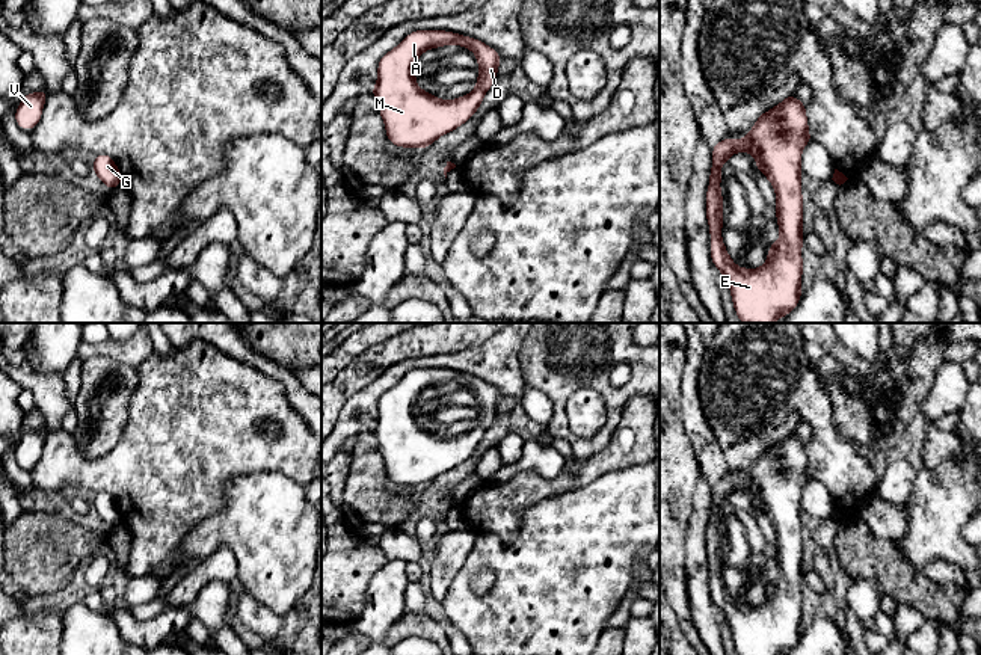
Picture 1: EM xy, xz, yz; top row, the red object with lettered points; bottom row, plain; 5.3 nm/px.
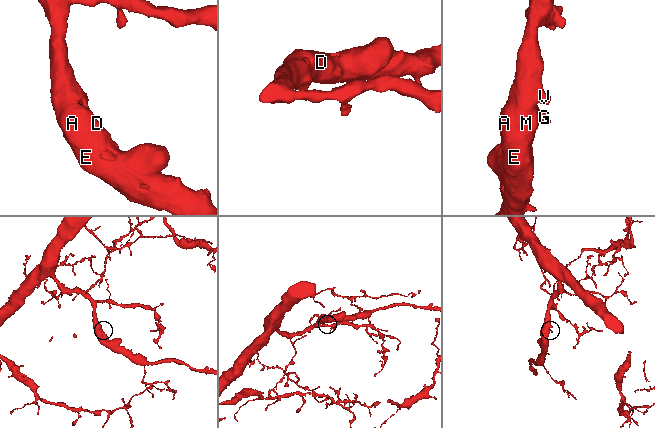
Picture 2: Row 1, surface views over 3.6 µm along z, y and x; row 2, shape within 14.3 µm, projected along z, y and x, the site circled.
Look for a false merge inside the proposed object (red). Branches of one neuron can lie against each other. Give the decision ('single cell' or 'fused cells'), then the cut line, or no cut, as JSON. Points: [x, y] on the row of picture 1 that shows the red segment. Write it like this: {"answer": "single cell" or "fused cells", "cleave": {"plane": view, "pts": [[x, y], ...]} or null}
{"answer": "single cell", "cleave": null}

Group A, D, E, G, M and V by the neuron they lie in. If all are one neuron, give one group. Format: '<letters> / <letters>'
A D E G M V

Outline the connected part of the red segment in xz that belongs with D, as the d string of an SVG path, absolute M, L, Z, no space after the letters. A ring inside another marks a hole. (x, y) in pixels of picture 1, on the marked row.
M445 30L411 32L380 57L377 81L371 89L388 142L401 148L424 149L469 121L492 88L500 62L498 51L475 38ZM448 44L471 50L478 60L475 89L451 101L420 89L414 74L415 63L426 50Z

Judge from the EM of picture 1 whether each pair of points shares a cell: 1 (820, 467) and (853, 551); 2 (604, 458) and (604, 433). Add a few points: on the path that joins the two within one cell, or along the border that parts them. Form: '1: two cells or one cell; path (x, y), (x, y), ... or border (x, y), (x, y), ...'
1: two cells; border (857, 515), (848, 518)
2: two cells; border (621, 415), (604, 447), (584, 458), (574, 458)

